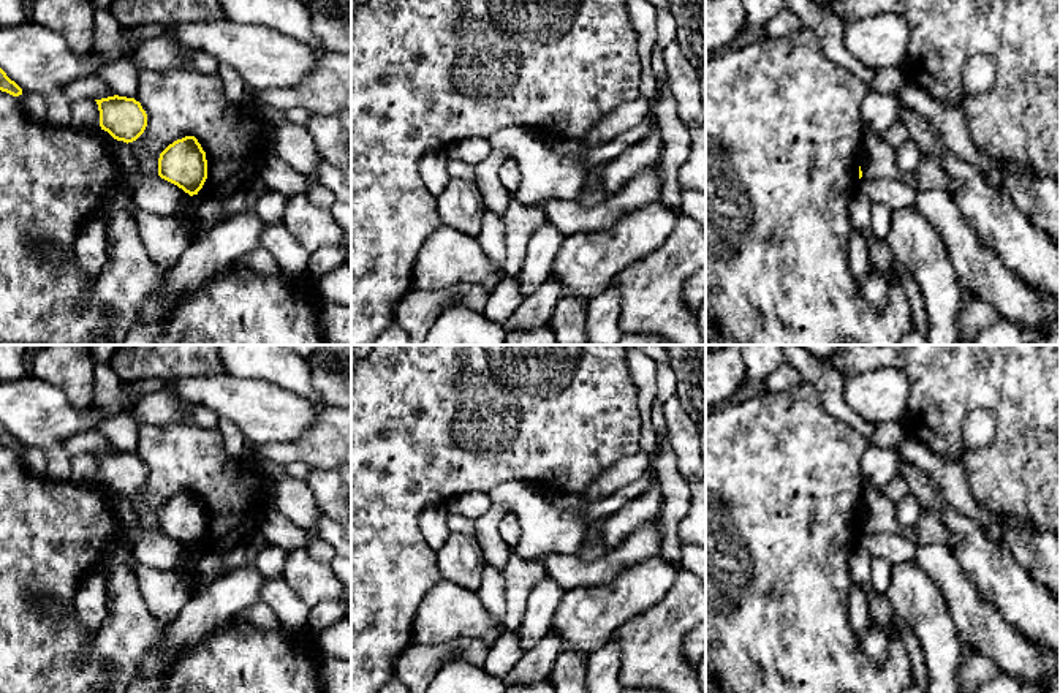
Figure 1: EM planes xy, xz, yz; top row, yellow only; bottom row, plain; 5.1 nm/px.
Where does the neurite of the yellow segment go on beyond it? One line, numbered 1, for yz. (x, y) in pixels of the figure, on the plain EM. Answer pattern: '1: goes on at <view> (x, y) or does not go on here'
1: does not go on here

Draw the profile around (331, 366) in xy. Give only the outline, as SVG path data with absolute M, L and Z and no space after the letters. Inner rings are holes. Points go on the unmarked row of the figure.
M318 345L307 362L321 407L351 410L351 345Z

